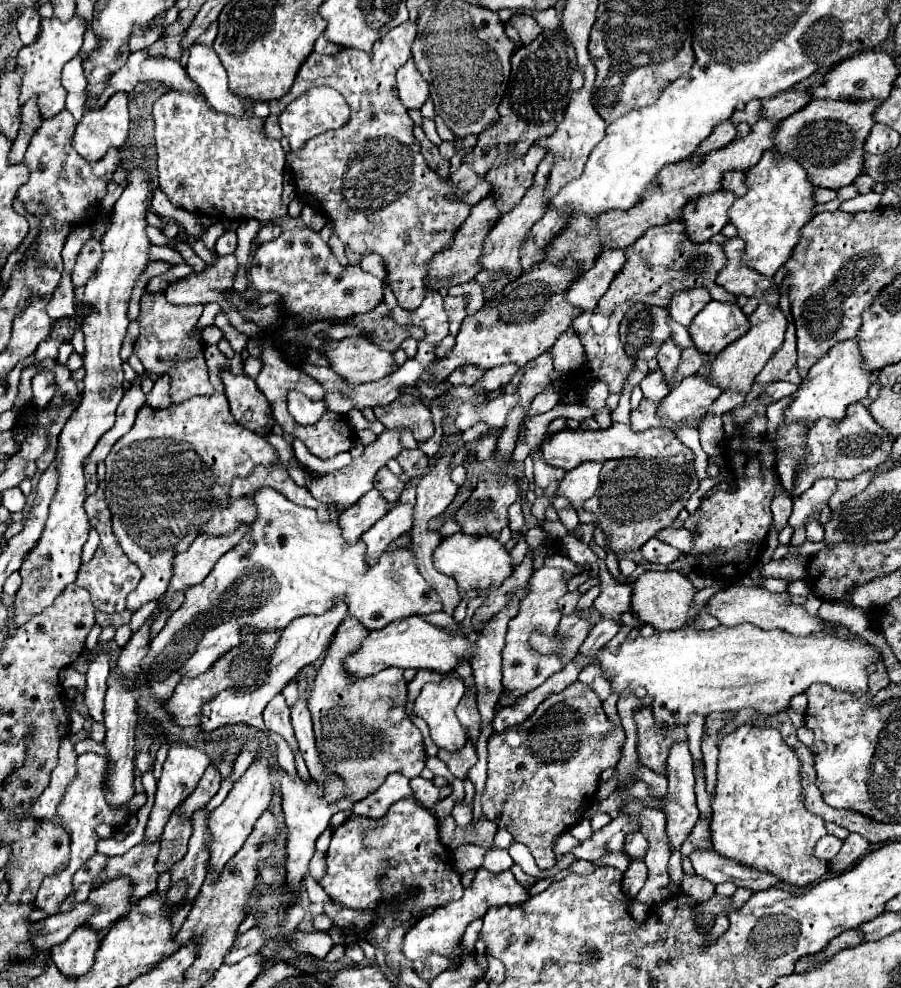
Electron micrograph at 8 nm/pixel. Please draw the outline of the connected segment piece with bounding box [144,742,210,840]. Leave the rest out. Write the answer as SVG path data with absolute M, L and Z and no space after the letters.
M174 742L168 748L168 756L166 756L166 762L164 762L164 768L162 768L162 776L156 782L156 802L154 802L152 814L148 818L146 838L144 840L156 840L156 838L160 838L160 834L162 834L162 830L164 830L170 814L174 812L176 806L180 806L192 794L192 790L196 788L196 784L202 778L204 770L208 768L208 764L210 764L210 758L204 752L200 752L196 746L192 746L192 744Z

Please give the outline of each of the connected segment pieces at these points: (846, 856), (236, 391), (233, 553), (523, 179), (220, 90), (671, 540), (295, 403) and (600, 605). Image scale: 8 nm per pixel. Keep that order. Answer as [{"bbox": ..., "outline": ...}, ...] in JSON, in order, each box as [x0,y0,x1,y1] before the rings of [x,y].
[{"bbox":[830,834,870,874],"outline":[[[848,834],[848,838],[842,842],[840,852],[830,860],[830,872],[832,874],[842,874],[850,866],[854,866],[860,856],[864,856],[870,850],[870,842],[862,838],[860,834]]]},{"bbox":[220,368,270,436],"outline":[[[228,368],[220,370],[220,380],[224,384],[224,392],[236,422],[260,436],[270,432],[270,404],[256,388],[254,380],[246,374],[234,374]]]},{"bbox":[142,488,444,700],"outline":[[[260,488],[254,494],[258,506],[258,518],[252,524],[252,530],[240,540],[230,552],[226,552],[206,576],[204,582],[188,588],[184,604],[168,618],[166,626],[150,642],[150,652],[142,660],[142,672],[152,676],[150,690],[156,698],[168,700],[182,678],[182,674],[198,676],[206,672],[224,652],[240,644],[240,626],[256,626],[258,630],[280,628],[284,630],[294,618],[306,614],[322,614],[336,600],[344,600],[350,608],[350,614],[356,616],[368,630],[380,630],[394,620],[408,616],[428,616],[432,612],[442,612],[444,604],[438,592],[420,576],[416,566],[416,556],[410,546],[386,548],[376,564],[366,560],[364,542],[348,544],[342,538],[338,520],[320,522],[316,510],[296,506],[280,492],[272,488]]]},{"bbox":[486,142,544,214],"outline":[[[536,142],[532,144],[532,148],[528,148],[524,156],[516,158],[514,162],[500,164],[500,168],[488,170],[486,180],[492,184],[492,190],[500,194],[500,214],[506,214],[516,206],[520,196],[532,184],[536,168],[544,156],[544,148],[540,148],[540,144]]]},{"bbox":[186,44,242,116],"outline":[[[192,44],[190,48],[190,58],[186,66],[188,76],[202,88],[206,100],[220,112],[228,112],[232,116],[242,114],[242,104],[240,100],[232,94],[228,86],[228,76],[218,60],[216,52],[212,46],[204,44]]]},{"bbox":[658,528,694,554],"outline":[[[666,528],[658,534],[658,538],[666,544],[672,544],[674,548],[678,548],[680,552],[684,554],[690,554],[692,548],[694,548],[694,538],[692,538],[692,532],[688,532],[686,528],[680,528],[680,530],[672,530],[672,528]]]},{"bbox":[288,392,328,426],"outline":[[[290,392],[290,394],[288,394],[288,410],[290,410],[290,414],[296,418],[296,422],[302,424],[302,426],[306,426],[306,424],[316,424],[316,422],[328,412],[324,398],[314,402],[314,400],[306,398],[306,396],[300,394],[300,392]]]},{"bbox":[594,560,632,620],"outline":[[[604,560],[598,562],[600,564],[600,584],[602,584],[602,592],[600,596],[594,600],[596,610],[604,616],[604,618],[614,618],[620,620],[620,614],[630,610],[630,598],[632,598],[632,586],[630,584],[616,584],[616,582],[608,582],[608,570]]]}]

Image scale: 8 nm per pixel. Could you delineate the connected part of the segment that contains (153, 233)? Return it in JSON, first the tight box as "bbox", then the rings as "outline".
{"bbox":[148,226,170,246],"outline":[[[148,226],[148,238],[154,246],[170,246],[170,240],[162,234],[162,230],[158,230],[154,226]]]}

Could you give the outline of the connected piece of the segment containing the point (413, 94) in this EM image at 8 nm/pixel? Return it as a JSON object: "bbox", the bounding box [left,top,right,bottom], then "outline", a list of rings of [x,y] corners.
{"bbox":[398,58,428,108],"outline":[[[412,58],[398,70],[398,96],[406,108],[422,108],[428,98],[428,84],[416,70]]]}

